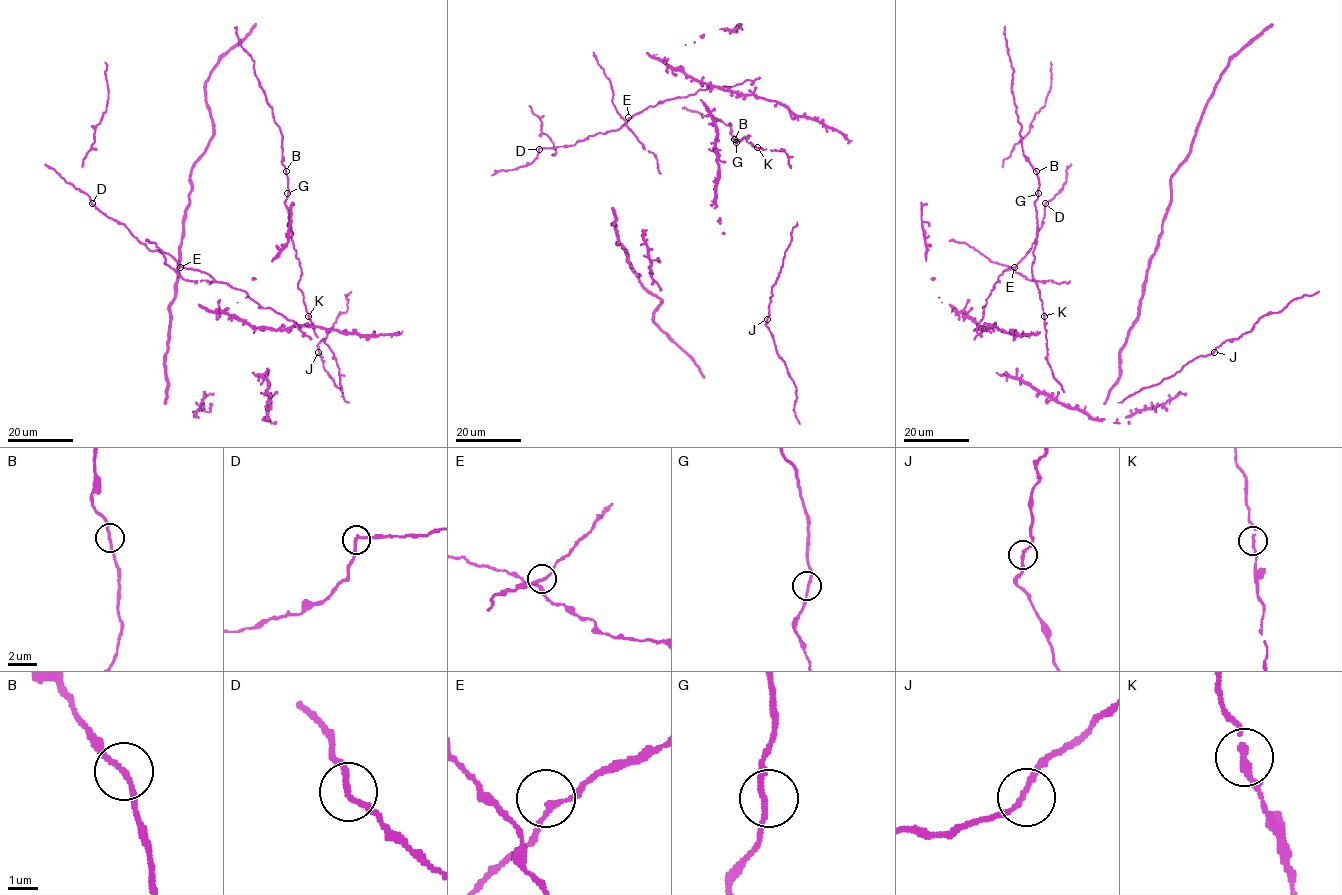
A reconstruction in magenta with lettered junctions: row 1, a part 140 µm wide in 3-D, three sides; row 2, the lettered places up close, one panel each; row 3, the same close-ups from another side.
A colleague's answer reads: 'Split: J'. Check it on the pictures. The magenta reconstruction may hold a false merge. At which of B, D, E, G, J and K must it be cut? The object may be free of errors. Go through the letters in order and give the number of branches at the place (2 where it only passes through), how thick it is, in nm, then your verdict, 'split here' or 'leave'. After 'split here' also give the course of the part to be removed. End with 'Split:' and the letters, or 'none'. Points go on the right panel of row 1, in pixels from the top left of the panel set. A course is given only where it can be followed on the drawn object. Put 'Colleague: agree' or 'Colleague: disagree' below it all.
B: 2 | 180 nm | leave
D: 2 | 180 nm | leave
E: 2 | 160 nm | leave
G: 2 | 180 nm | leave
J: 2 | 180 nm | leave
K: 2 | 180 nm | leave
Split: none
Colleague: disagree

